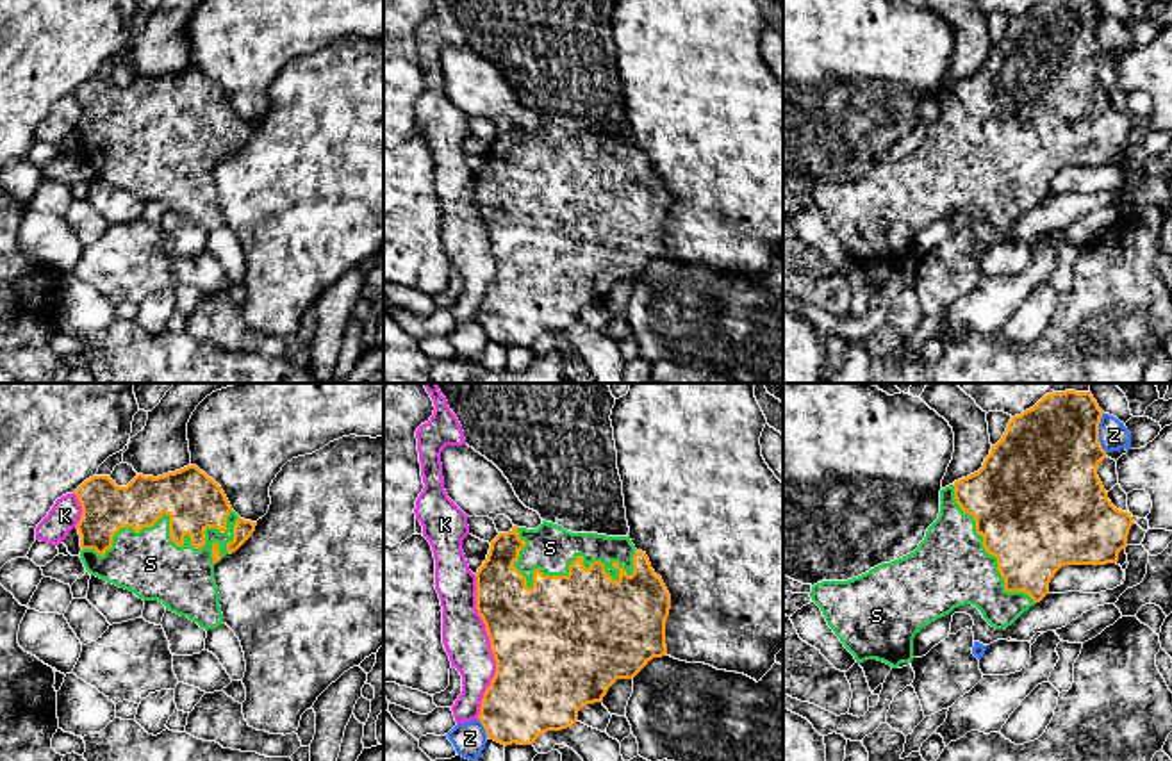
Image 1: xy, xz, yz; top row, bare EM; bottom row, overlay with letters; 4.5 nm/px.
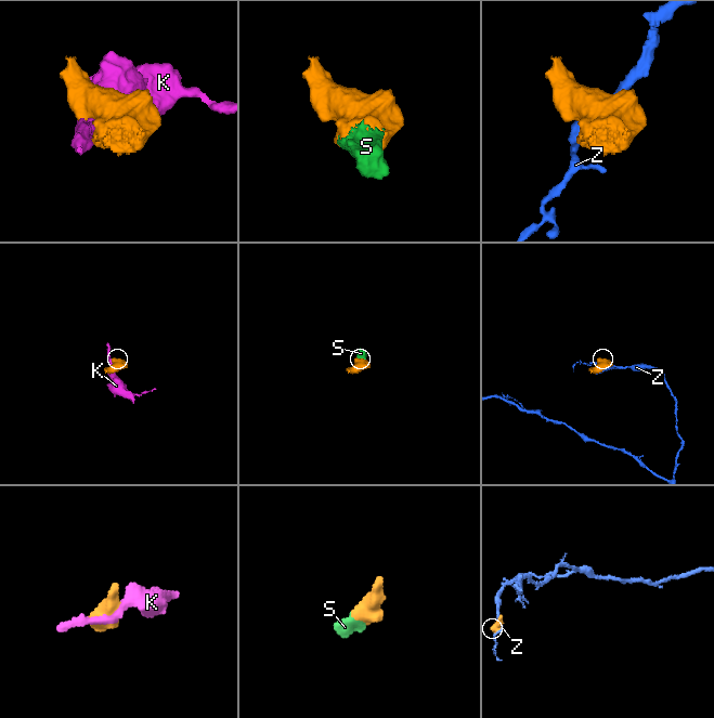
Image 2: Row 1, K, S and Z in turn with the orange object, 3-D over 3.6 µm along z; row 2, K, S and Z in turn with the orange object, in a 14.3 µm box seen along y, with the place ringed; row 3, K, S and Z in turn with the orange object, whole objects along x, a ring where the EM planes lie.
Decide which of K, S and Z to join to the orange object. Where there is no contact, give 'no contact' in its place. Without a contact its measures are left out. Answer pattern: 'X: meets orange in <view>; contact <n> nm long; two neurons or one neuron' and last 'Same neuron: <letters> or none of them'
K: meets orange in xz; contact 650 nm long; two neurons
S: meets orange in xz; contact 550 nm long; one neuron
Z: meets orange in yz; contact 190 nm long; two neurons
Same neuron: S

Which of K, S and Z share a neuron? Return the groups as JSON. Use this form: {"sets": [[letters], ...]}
{"sets": [["K"], ["S"], ["Z"]]}

